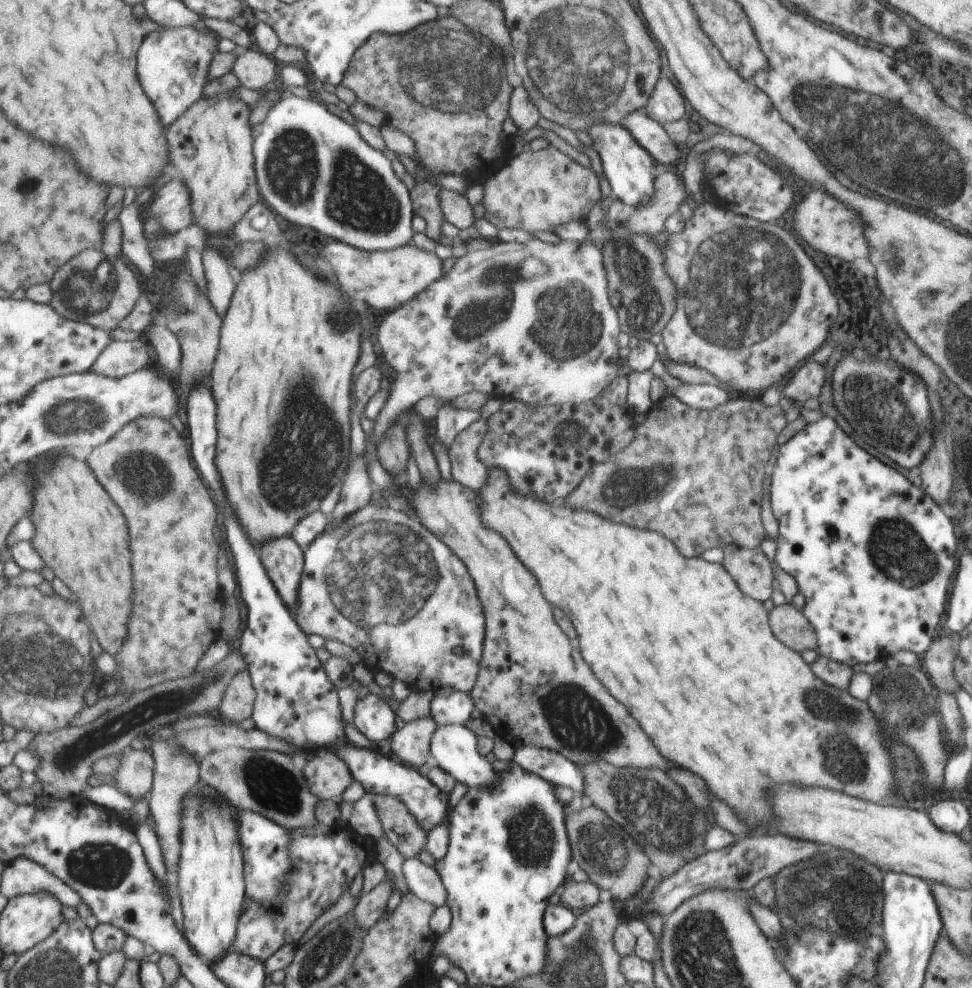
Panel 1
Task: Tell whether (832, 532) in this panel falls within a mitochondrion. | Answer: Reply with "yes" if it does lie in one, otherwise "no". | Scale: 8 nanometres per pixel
no

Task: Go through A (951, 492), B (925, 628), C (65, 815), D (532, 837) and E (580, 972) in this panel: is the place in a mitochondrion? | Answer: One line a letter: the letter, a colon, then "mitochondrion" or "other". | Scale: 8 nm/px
A: other
B: other
C: other
D: mitochondrion
E: mitochondrion

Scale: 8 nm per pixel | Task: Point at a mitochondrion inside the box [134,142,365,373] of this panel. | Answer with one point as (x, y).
(337, 319)

